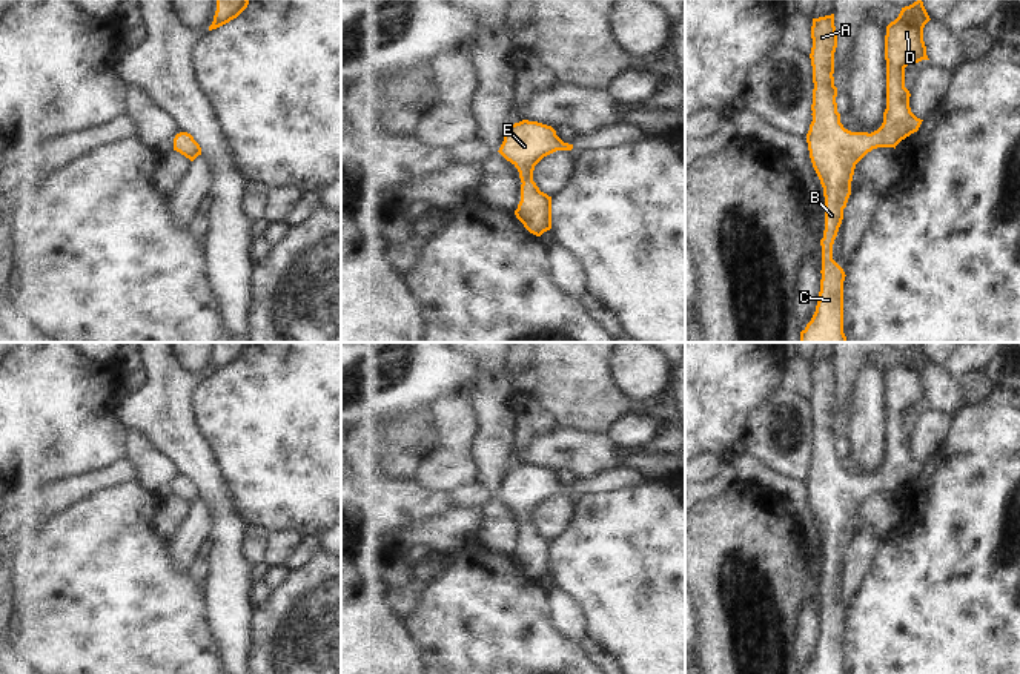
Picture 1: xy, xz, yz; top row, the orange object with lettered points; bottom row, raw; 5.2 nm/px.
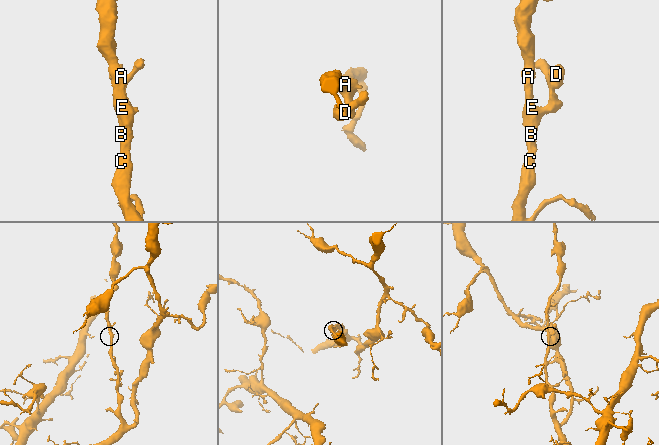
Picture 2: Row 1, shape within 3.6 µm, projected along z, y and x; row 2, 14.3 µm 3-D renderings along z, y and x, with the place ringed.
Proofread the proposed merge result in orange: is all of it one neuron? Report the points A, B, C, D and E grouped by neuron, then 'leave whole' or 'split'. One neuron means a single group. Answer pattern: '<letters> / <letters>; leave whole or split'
A B C D E; leave whole

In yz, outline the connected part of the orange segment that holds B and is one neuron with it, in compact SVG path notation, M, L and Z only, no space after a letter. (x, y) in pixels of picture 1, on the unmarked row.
M922 344L902 352L899 361L886 370L886 453L882 470L868 476L851 476L840 467L837 431L834 430L834 396L837 376L834 358L813 362L813 465L806 487L813 511L825 540L825 574L822 590L822 623L819 645L805 674L843 674L843 613L833 603L833 588L851 539L856 508L873 493L894 491L917 476L922 465L909 451L905 431L905 411L929 404L923 385L923 372L929 359Z

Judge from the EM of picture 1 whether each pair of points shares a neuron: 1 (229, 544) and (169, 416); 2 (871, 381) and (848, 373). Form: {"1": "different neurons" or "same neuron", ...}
{"1": "same neuron", "2": "different neurons"}

